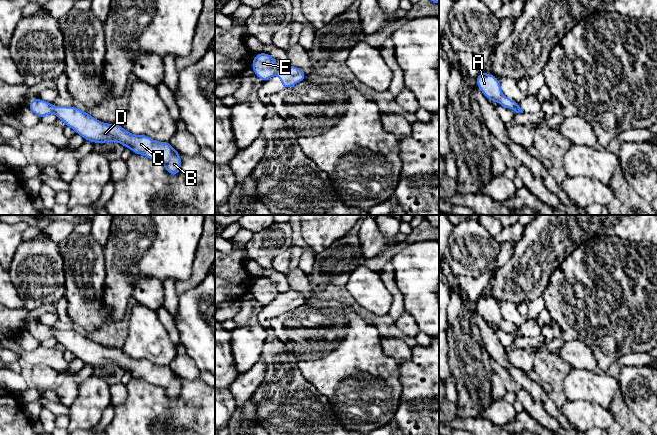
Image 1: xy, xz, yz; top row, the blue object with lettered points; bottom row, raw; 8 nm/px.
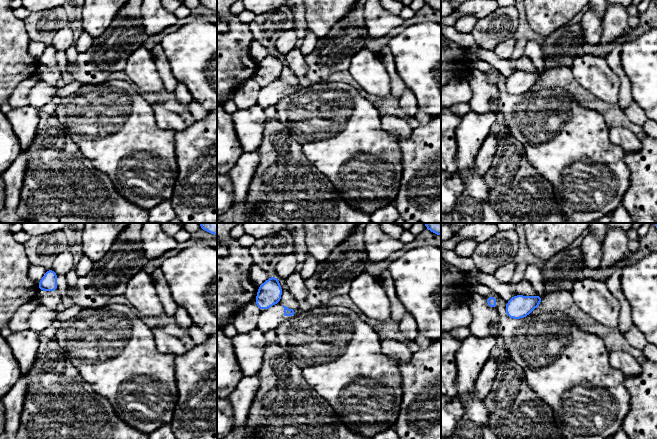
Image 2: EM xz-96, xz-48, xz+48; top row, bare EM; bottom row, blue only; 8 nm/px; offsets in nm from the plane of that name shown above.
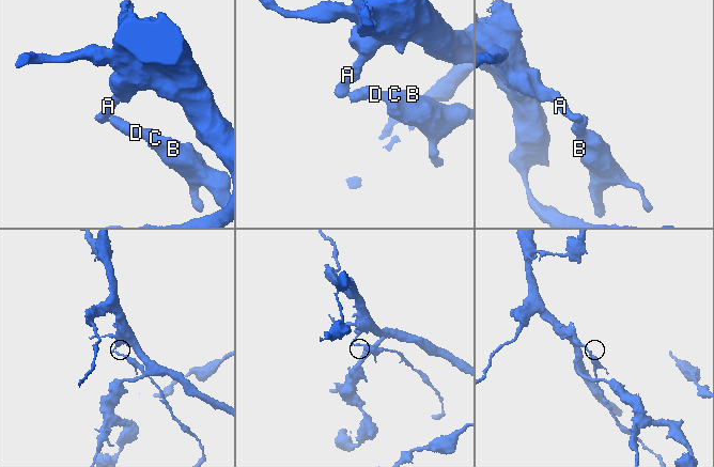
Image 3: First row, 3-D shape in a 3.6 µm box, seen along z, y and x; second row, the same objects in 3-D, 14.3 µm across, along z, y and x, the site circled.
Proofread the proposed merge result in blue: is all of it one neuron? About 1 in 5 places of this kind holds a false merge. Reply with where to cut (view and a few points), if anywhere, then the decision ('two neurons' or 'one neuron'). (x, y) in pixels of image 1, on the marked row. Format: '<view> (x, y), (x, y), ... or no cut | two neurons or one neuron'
xz (279, 69), (274, 74) | two neurons

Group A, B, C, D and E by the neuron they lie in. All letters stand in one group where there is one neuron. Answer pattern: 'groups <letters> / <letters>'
groups A E / B C D

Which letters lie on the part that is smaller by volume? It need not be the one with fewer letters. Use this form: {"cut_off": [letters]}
{"cut_off": ["B", "C", "D"]}

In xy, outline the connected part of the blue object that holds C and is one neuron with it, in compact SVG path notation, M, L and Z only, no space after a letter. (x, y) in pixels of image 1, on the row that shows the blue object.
M57 104L53 113L85 140L93 143L116 141L130 148L132 153L142 154L162 163L171 175L179 174L181 170L180 154L169 142L158 142L146 135L131 134L121 125L103 123L75 106L64 107Z

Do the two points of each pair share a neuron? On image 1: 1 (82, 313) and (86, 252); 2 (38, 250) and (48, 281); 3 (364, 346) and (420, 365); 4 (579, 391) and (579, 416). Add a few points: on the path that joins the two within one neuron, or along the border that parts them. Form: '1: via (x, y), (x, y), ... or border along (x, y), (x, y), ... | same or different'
1: via (84, 298), (85, 267) | same
2: via (38, 258), (38, 270), (41, 273) | same
3: border along (399, 364), (398, 376) | different
4: border along (568, 400), (594, 401), (602, 406) | different

